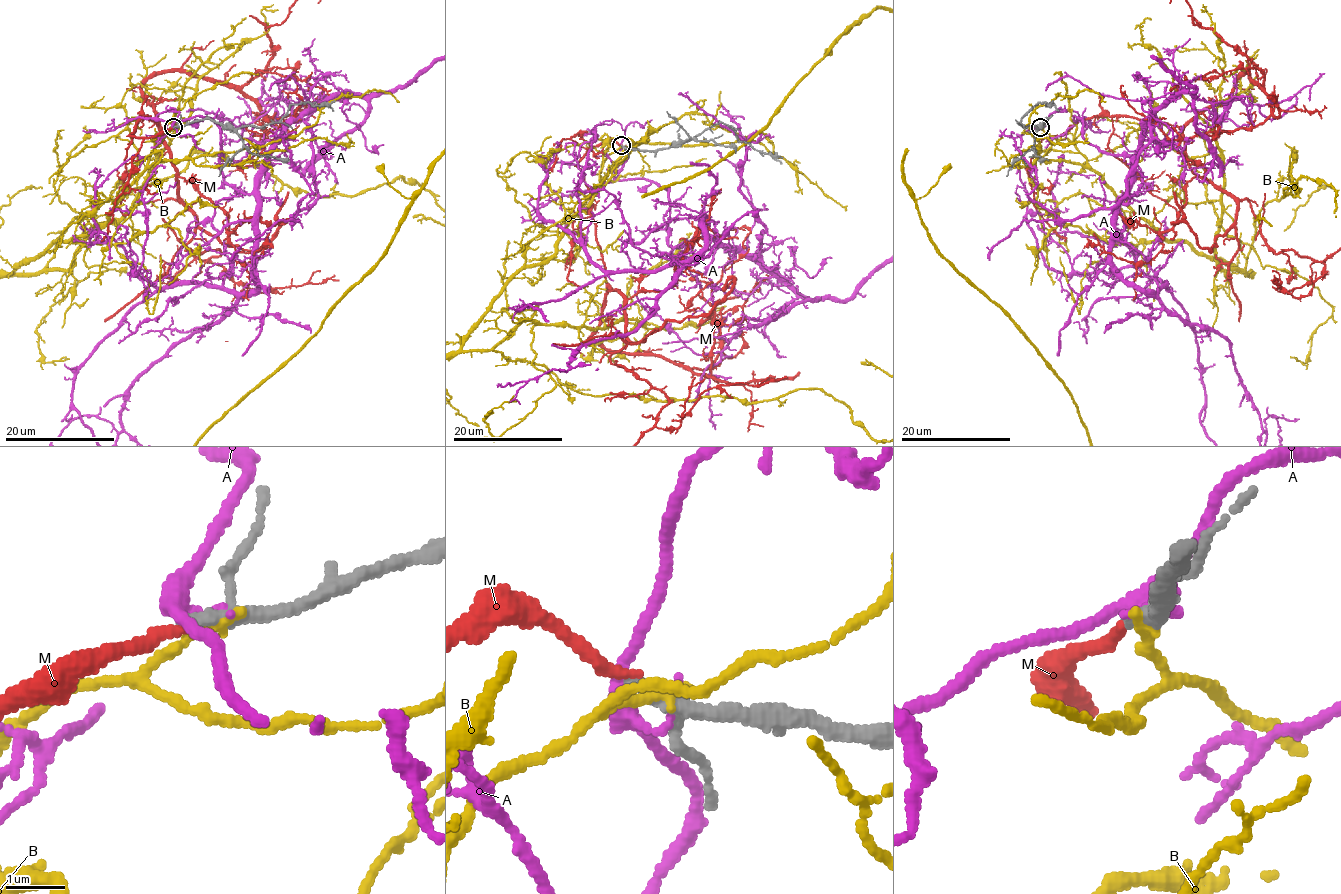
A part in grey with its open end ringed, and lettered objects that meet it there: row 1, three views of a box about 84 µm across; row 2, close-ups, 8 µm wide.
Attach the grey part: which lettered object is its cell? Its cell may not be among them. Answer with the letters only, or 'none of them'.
M

